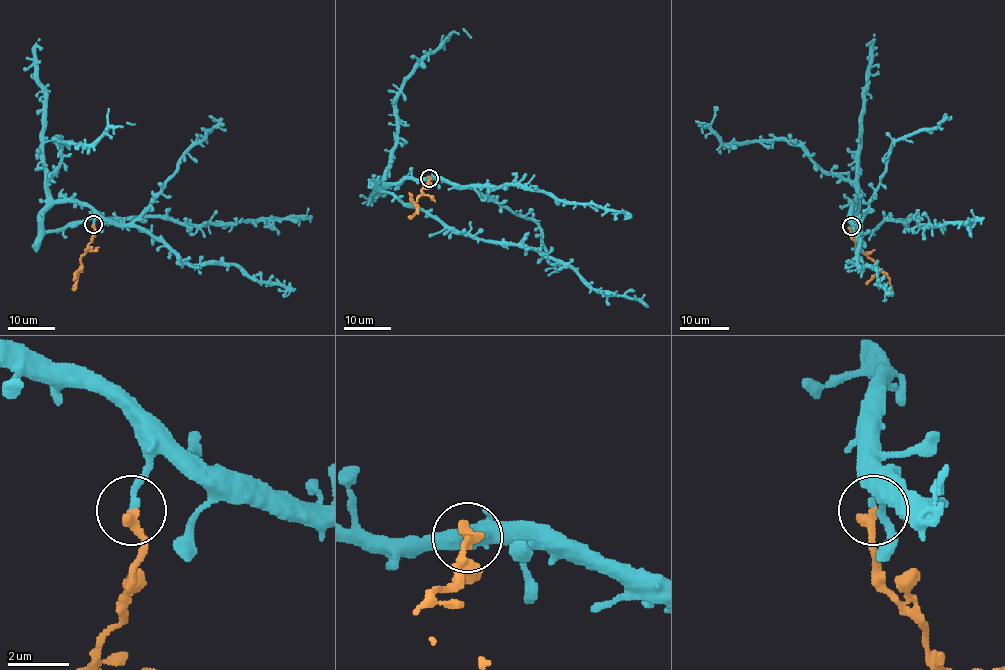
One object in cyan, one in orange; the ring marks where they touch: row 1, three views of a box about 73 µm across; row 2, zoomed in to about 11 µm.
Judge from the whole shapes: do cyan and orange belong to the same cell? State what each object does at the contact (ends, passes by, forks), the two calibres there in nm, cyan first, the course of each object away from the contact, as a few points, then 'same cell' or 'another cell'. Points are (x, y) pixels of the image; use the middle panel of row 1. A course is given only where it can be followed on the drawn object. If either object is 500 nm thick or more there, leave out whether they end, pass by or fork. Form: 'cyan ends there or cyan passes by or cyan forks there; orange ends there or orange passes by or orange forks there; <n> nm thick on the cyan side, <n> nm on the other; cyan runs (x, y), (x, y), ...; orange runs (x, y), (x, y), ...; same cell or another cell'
cyan ends there; orange ends there; 190 nm thick on the cyan side, 360 nm on the other; cyan runs (429, 178), (378, 184), (460, 232), (532, 247), (568, 263), (603, 293), (645, 295); orange runs (429, 178), (416, 201), (417, 210), (409, 218); another cell

